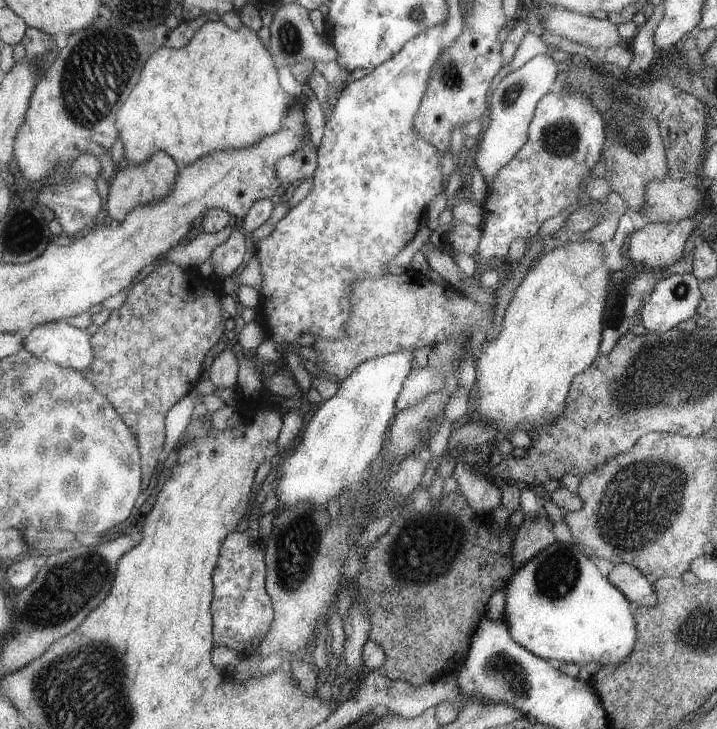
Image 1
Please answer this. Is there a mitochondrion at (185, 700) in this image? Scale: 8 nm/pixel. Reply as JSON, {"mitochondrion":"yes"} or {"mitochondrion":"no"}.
{"mitochondrion":"no"}

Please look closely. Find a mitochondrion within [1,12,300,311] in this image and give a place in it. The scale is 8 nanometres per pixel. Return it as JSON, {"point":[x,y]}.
{"point":[96,73]}

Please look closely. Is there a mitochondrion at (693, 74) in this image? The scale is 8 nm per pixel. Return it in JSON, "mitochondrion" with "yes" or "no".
{"mitochondrion":"no"}

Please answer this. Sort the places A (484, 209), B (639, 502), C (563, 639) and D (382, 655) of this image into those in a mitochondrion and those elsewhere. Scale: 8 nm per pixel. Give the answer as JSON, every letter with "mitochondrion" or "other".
{"A":"other","B":"mitochondrion","C":"other","D":"other"}

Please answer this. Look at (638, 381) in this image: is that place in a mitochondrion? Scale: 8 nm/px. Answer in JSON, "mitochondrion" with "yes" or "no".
{"mitochondrion":"yes"}

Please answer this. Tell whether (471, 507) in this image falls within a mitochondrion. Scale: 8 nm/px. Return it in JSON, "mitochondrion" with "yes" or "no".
{"mitochondrion":"no"}

